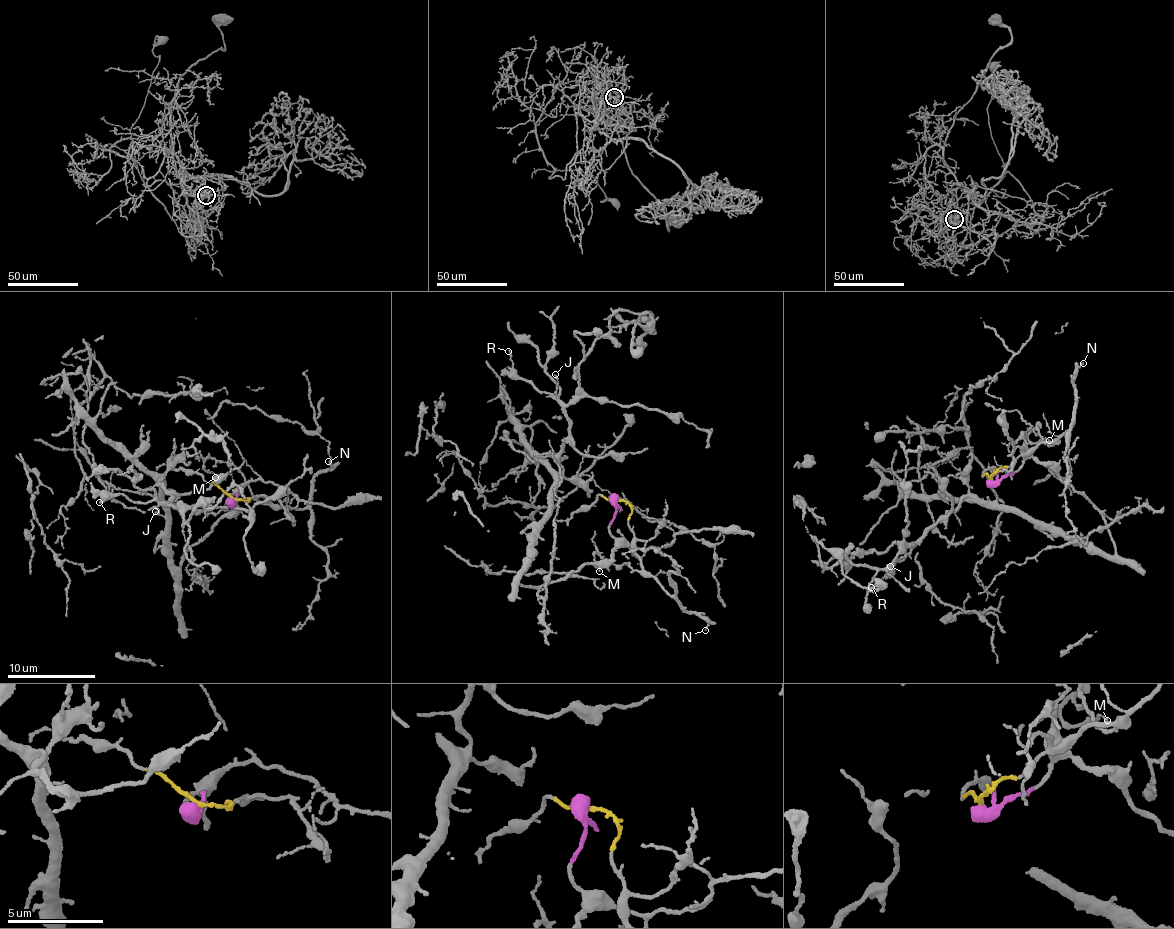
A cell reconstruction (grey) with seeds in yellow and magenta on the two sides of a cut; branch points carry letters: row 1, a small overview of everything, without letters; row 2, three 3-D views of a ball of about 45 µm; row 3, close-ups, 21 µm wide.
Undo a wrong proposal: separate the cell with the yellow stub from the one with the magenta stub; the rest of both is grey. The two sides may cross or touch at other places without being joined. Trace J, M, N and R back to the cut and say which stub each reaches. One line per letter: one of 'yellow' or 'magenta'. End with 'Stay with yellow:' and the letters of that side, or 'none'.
J: magenta
M: yellow
N: yellow
R: magenta
Stay with yellow: M, N

